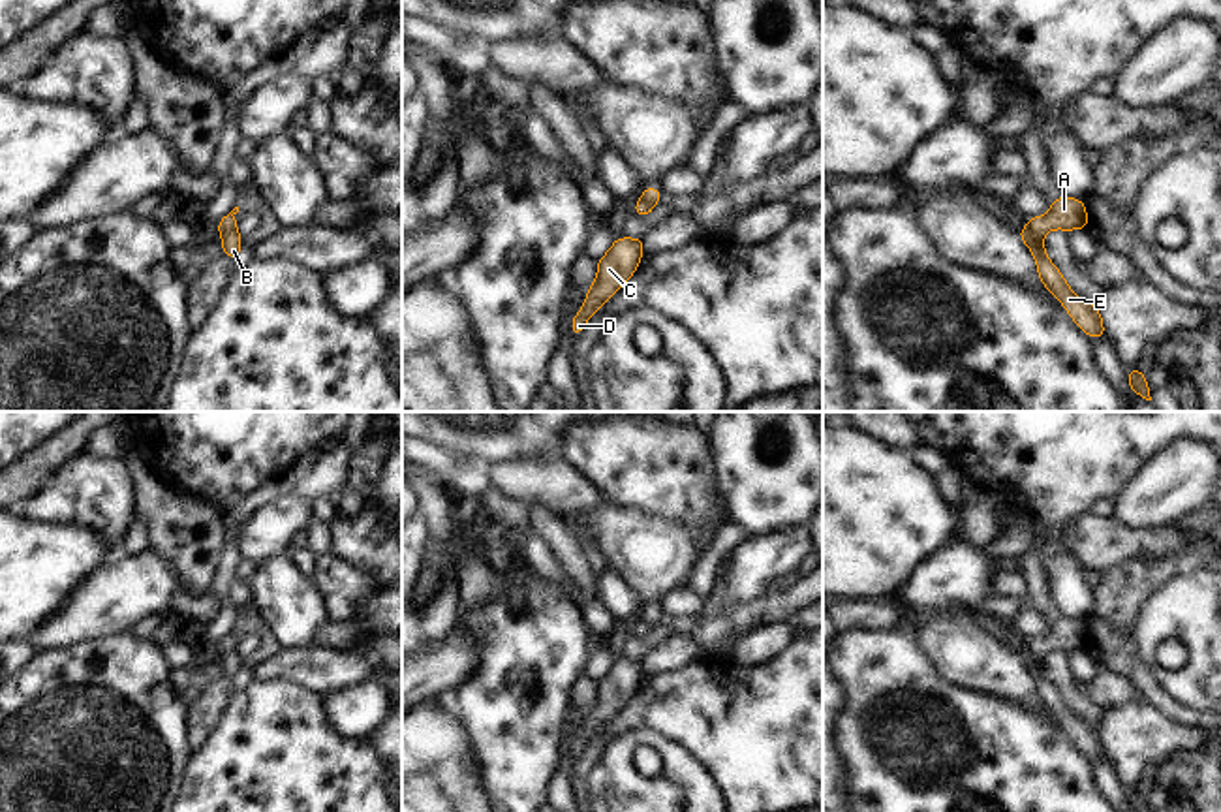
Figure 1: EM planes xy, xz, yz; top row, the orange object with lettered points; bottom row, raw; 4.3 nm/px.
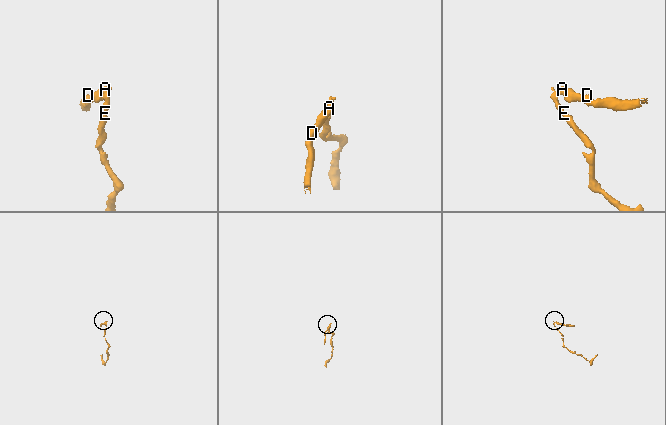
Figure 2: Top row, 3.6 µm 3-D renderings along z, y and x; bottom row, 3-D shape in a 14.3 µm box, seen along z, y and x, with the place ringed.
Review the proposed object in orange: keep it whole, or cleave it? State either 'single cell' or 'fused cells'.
fused cells

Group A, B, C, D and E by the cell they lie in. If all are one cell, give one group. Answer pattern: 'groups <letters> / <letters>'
groups A C D / B E

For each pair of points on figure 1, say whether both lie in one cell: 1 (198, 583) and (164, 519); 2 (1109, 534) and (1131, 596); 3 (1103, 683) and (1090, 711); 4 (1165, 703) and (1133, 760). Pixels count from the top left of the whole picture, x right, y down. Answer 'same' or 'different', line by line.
1: same
2: different
3: different
4: different

